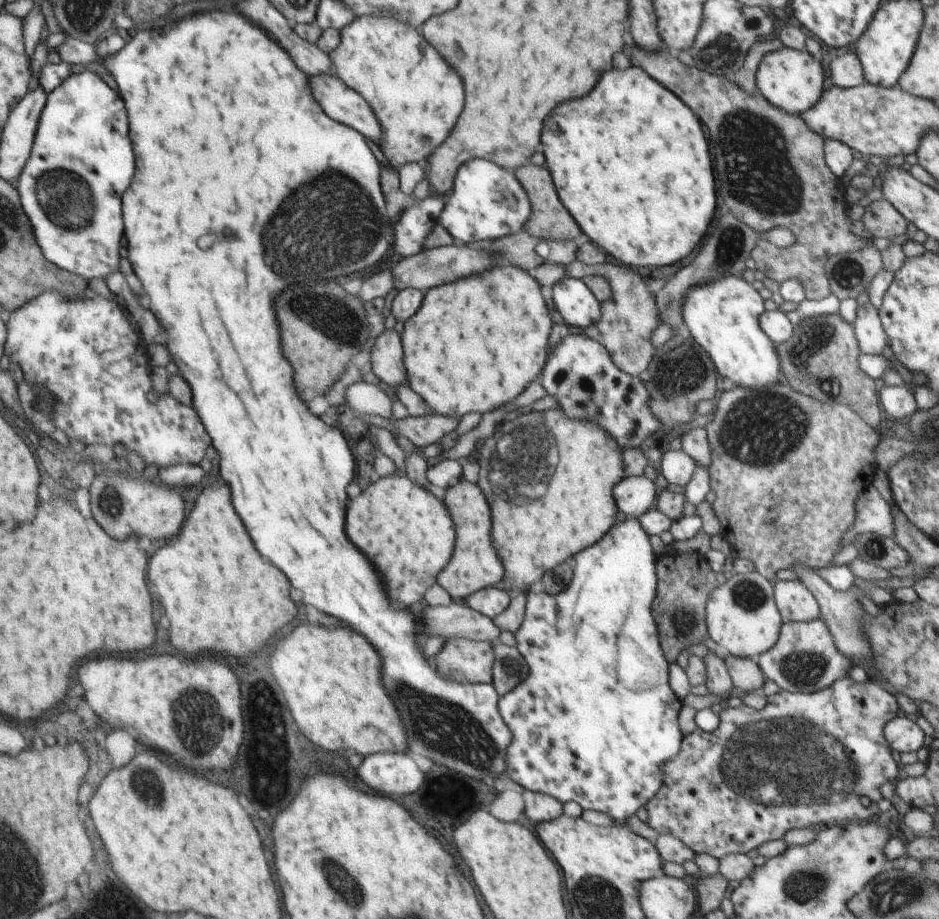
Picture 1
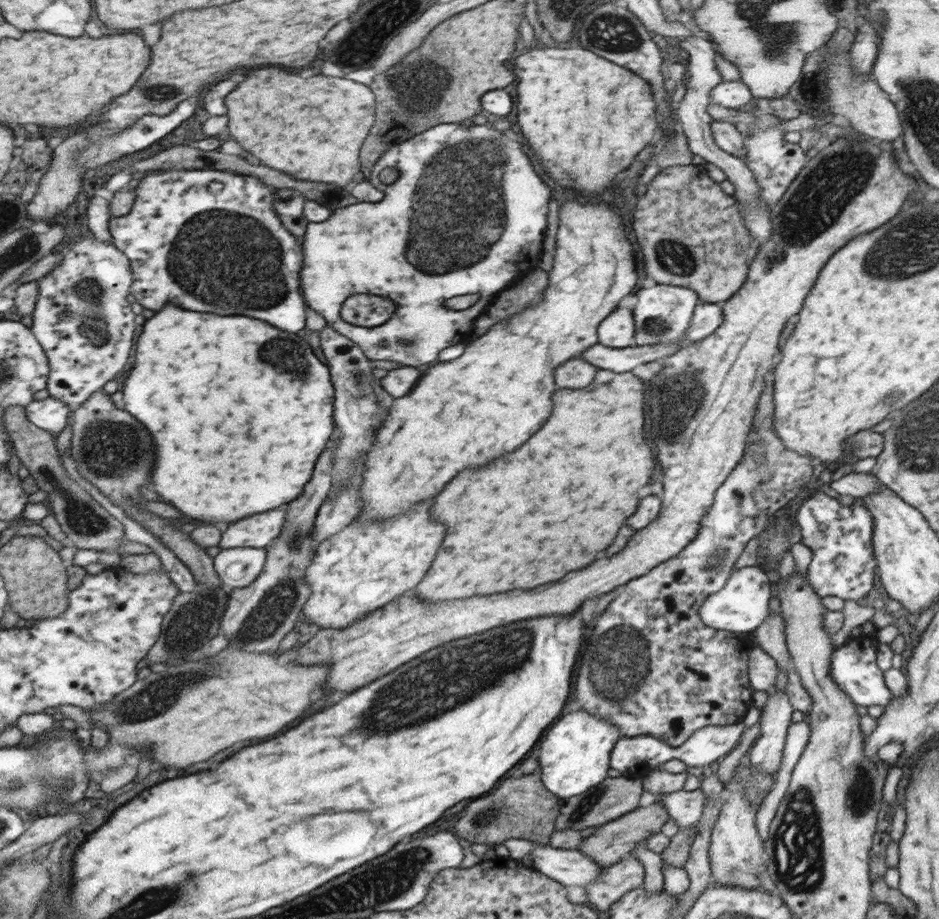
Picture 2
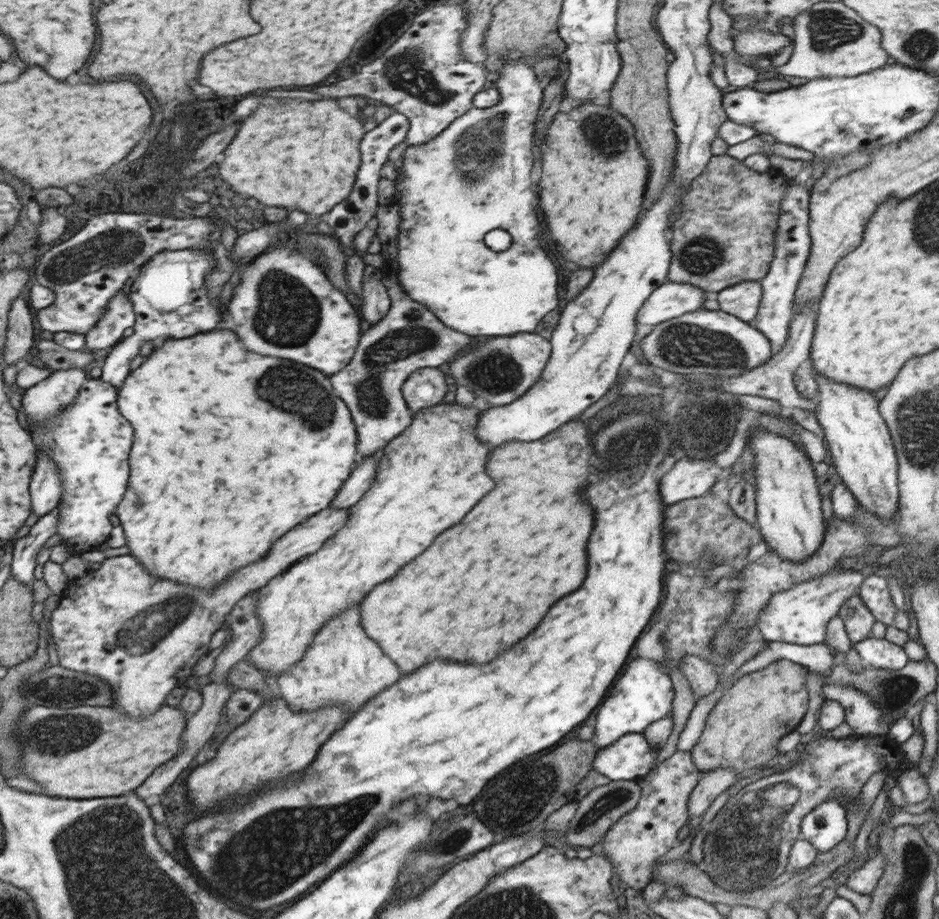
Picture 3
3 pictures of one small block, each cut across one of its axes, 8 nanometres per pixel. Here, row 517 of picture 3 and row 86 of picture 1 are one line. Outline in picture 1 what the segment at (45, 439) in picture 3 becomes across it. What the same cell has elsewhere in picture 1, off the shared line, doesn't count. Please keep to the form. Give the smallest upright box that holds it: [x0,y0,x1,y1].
[15,69,134,281]

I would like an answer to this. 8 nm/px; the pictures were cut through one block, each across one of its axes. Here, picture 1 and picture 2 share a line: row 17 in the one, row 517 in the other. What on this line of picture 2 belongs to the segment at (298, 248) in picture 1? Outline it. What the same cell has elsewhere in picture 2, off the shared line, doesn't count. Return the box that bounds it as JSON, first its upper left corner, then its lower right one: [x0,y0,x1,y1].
[122,304,335,522]

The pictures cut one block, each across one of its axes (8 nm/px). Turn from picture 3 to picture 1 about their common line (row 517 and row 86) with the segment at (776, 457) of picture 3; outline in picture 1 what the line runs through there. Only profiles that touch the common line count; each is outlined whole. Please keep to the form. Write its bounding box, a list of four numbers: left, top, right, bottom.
[756,47,824,115]

